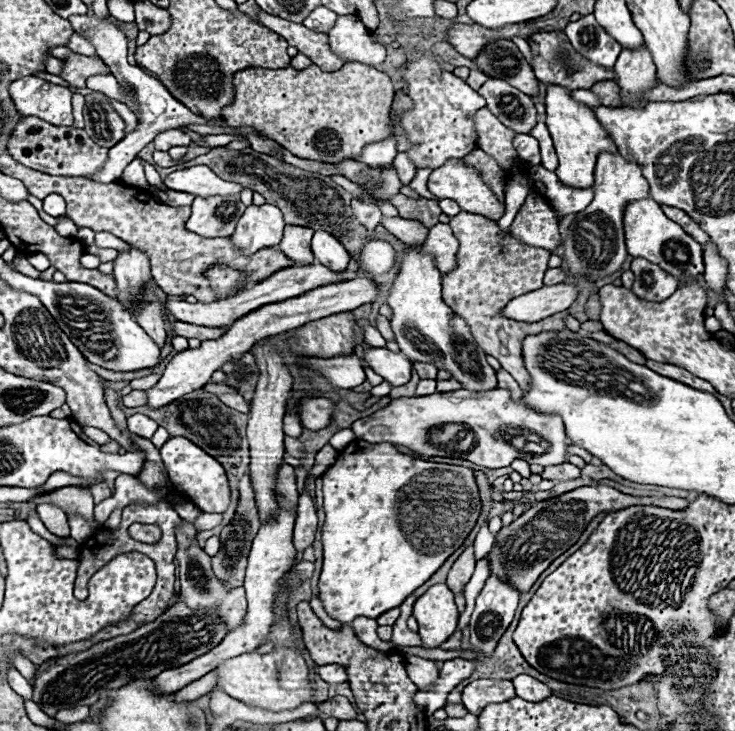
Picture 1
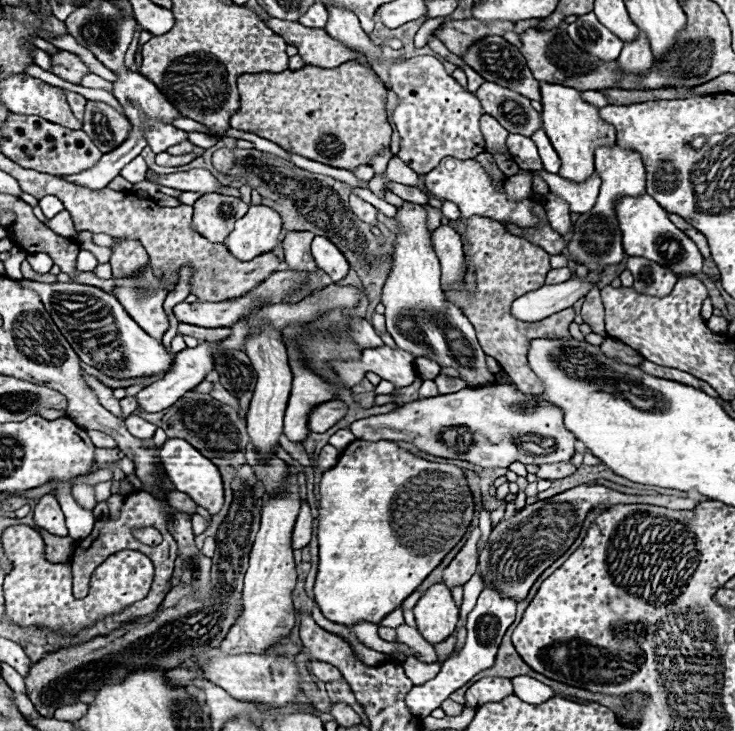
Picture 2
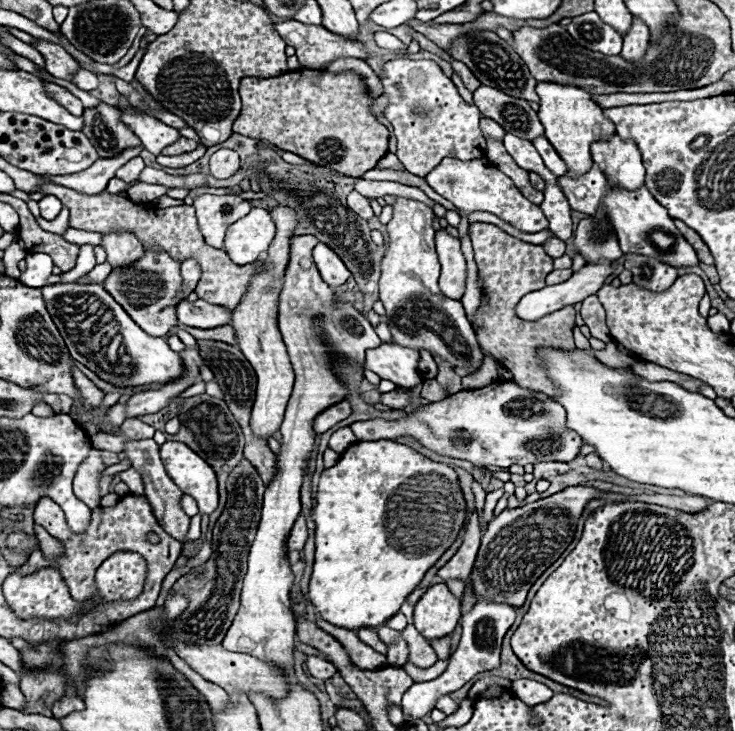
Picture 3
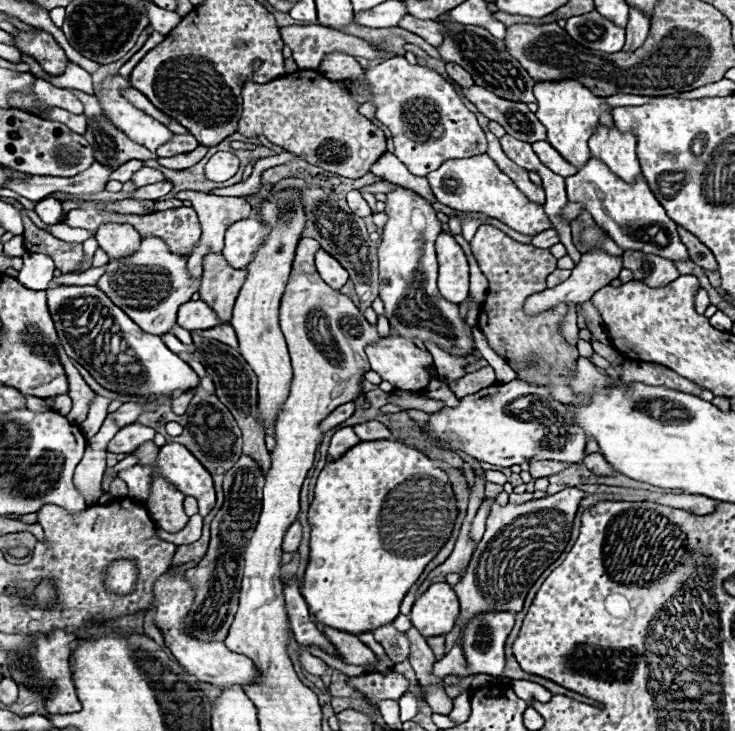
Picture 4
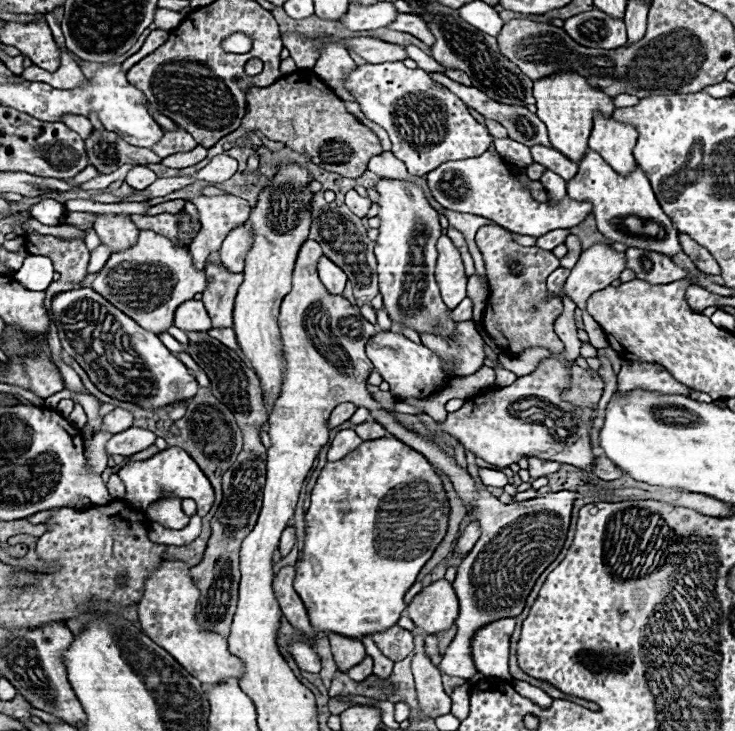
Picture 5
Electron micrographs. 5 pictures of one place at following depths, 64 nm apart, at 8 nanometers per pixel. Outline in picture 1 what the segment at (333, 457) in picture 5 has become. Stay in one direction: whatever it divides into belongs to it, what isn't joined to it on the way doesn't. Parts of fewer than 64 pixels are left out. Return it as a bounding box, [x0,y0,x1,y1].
[330,428,356,450]

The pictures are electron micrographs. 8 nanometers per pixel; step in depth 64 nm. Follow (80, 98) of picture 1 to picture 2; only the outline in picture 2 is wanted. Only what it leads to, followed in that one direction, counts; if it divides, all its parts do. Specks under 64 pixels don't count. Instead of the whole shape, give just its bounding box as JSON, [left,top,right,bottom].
[66,90,84,121]

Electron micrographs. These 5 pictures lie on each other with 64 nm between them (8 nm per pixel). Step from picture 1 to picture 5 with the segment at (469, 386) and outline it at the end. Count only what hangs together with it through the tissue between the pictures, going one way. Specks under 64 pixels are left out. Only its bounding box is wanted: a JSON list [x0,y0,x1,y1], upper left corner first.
[374,178,456,336]

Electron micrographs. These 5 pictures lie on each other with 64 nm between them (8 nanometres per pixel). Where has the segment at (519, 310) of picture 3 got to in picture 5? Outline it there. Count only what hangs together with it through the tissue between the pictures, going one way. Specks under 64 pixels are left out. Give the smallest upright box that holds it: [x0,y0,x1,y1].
[560,244,626,310]

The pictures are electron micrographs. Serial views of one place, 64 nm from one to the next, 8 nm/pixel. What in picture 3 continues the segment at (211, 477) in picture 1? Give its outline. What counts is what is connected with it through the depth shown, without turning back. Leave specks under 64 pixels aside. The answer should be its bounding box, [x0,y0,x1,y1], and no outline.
[160,442,218,514]

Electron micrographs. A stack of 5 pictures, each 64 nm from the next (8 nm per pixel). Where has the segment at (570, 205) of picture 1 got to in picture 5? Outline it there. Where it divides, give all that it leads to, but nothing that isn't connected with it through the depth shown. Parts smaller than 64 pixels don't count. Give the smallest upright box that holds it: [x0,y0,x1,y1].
[568,150,680,256]

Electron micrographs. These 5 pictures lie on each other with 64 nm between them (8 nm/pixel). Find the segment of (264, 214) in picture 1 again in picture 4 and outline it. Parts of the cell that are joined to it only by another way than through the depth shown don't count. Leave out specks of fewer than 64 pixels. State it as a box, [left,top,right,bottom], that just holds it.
[222,214,270,268]

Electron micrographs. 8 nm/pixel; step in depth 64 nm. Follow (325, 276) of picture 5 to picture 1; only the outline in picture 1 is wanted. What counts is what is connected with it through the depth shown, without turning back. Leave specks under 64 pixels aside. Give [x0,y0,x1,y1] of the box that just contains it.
[312,232,350,270]

